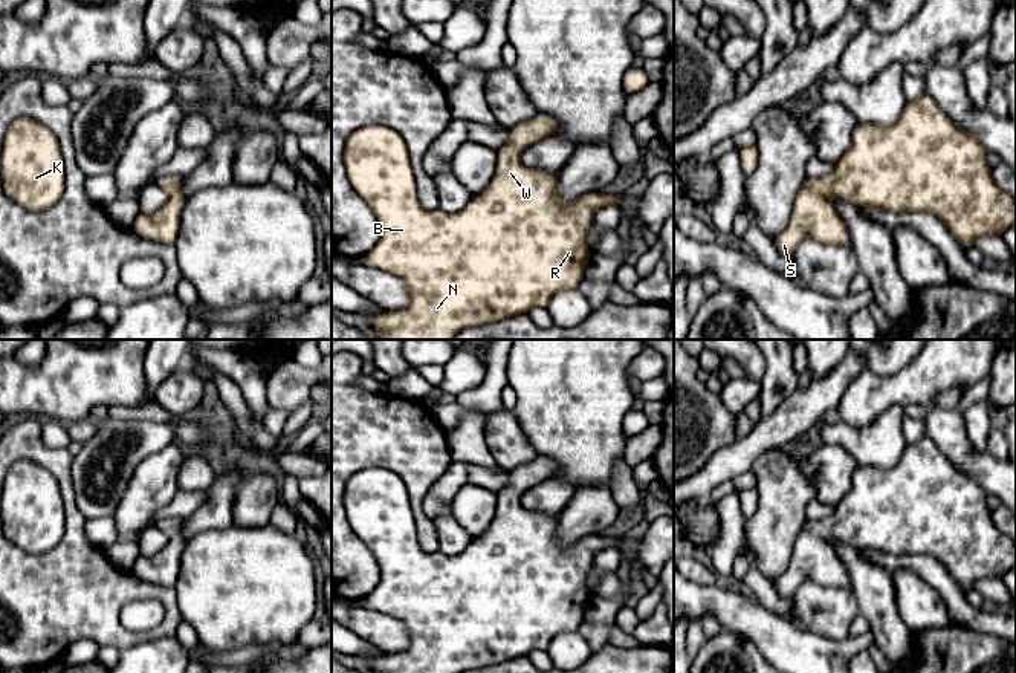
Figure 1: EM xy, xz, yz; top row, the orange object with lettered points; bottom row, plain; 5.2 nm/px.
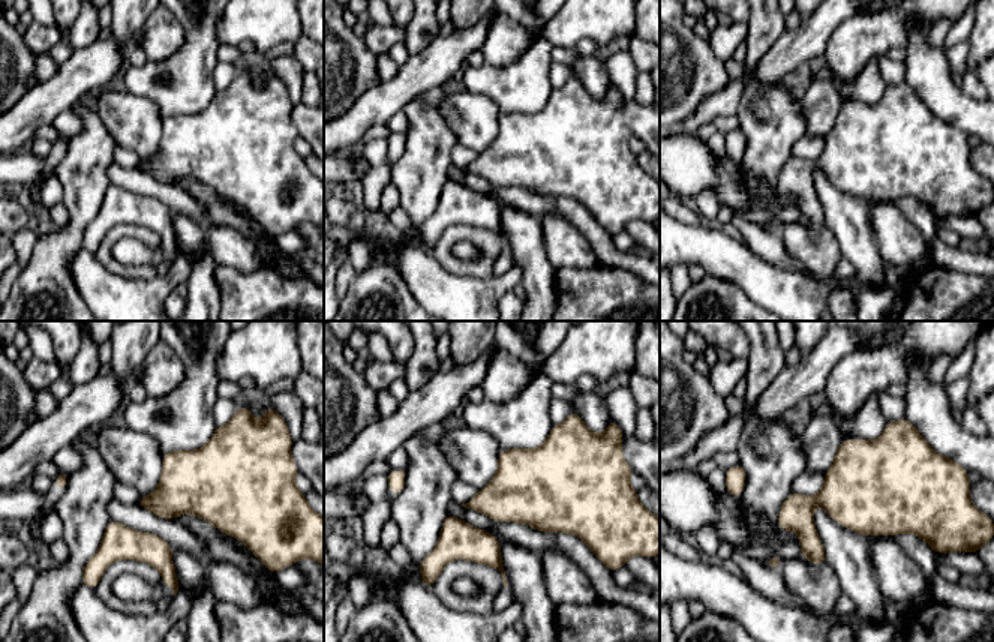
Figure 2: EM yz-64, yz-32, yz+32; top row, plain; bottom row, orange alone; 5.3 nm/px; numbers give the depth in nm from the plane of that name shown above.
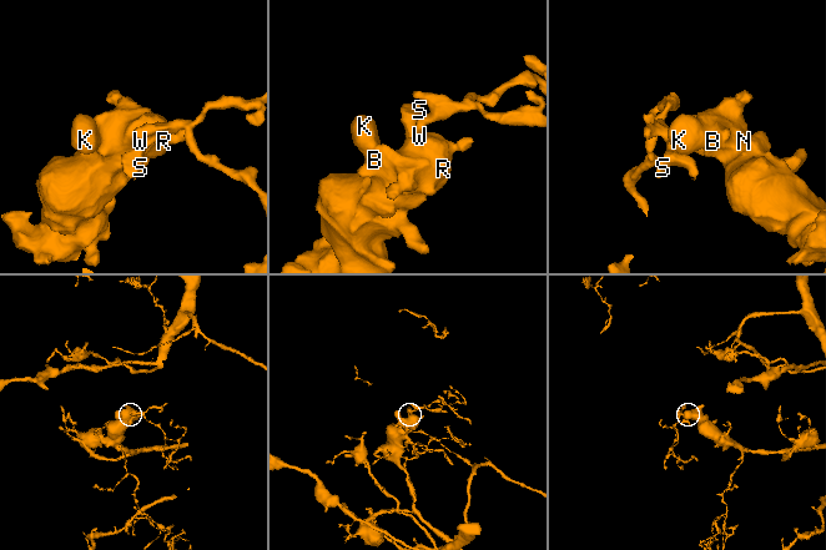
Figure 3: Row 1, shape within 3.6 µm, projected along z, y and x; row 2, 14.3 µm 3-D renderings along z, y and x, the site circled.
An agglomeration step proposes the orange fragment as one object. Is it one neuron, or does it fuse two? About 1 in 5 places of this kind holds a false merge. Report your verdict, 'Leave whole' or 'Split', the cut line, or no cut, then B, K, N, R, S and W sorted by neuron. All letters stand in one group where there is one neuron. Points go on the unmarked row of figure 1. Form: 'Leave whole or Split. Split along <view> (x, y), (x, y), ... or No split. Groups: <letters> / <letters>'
Leave whole. No split. Groups: B K N R S W

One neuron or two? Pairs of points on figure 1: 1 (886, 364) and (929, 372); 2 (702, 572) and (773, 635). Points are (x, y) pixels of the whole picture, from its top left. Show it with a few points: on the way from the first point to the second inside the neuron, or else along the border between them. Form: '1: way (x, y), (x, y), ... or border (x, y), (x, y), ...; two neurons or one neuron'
1: border (918, 355), (886, 377), (877, 377), (868, 370); two neurons
2: border (689, 580), (698, 585), (715, 585); two neurons

